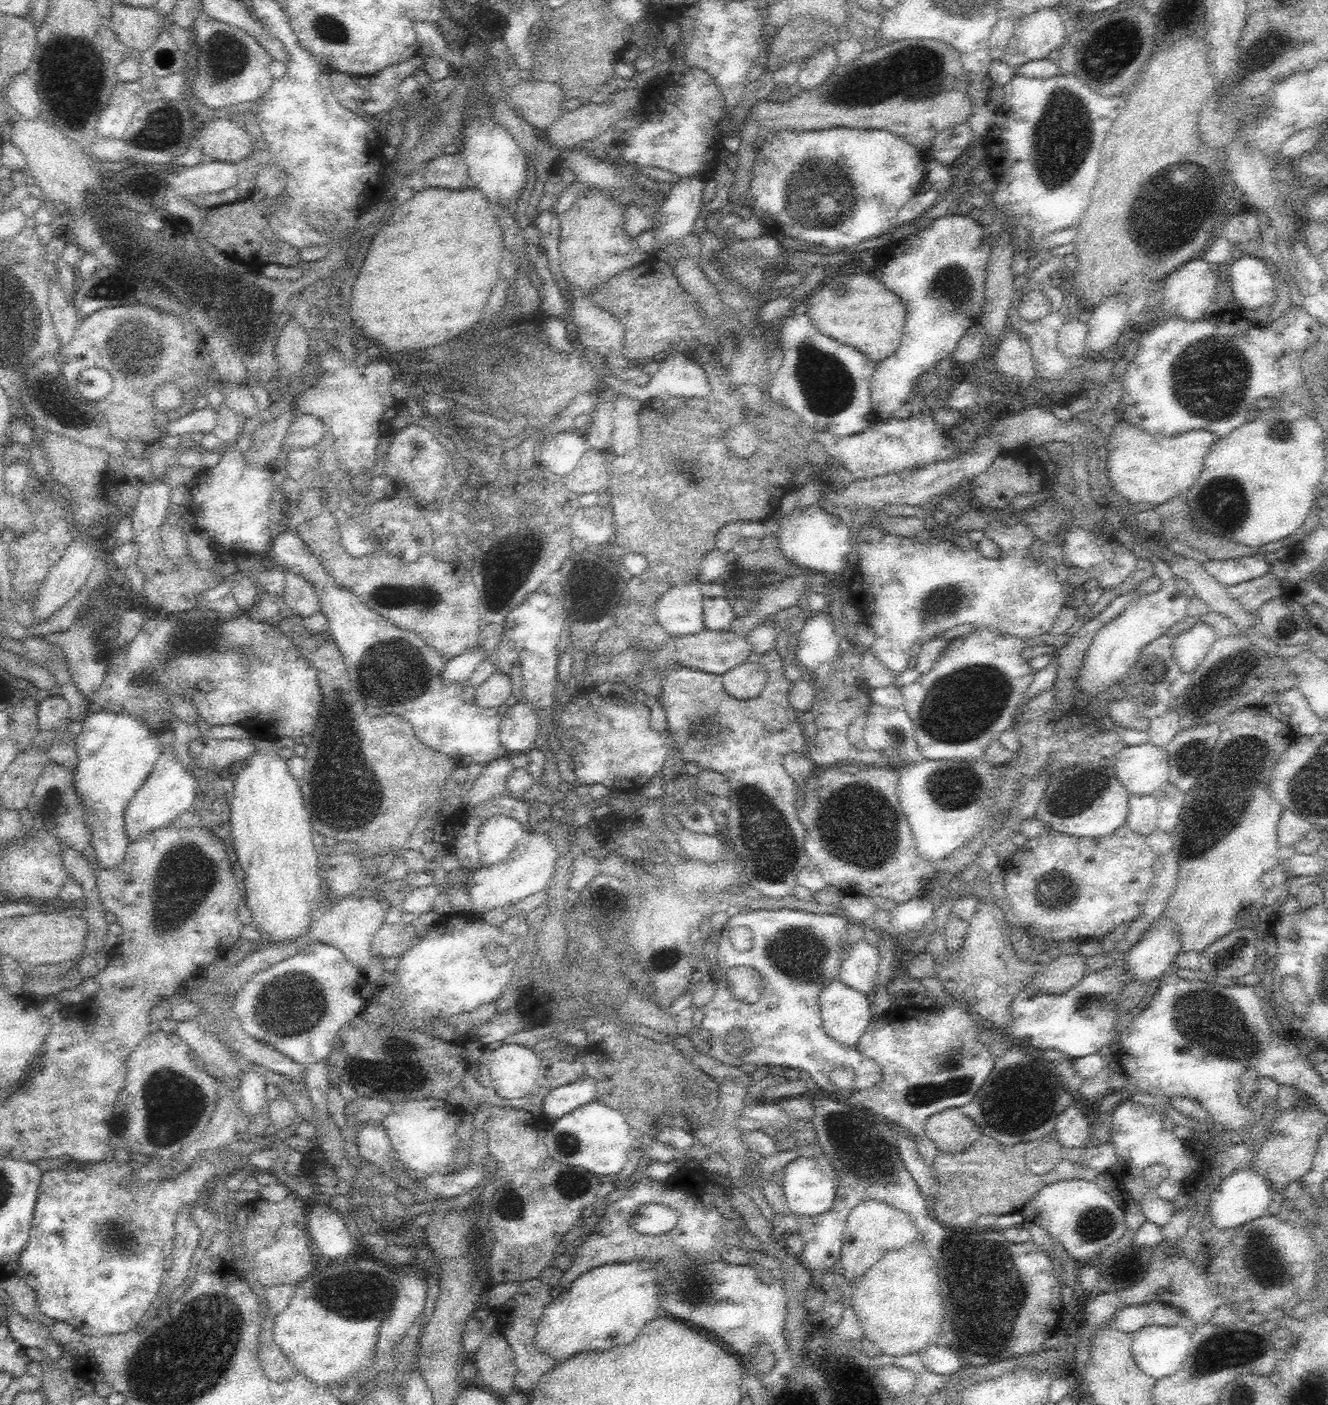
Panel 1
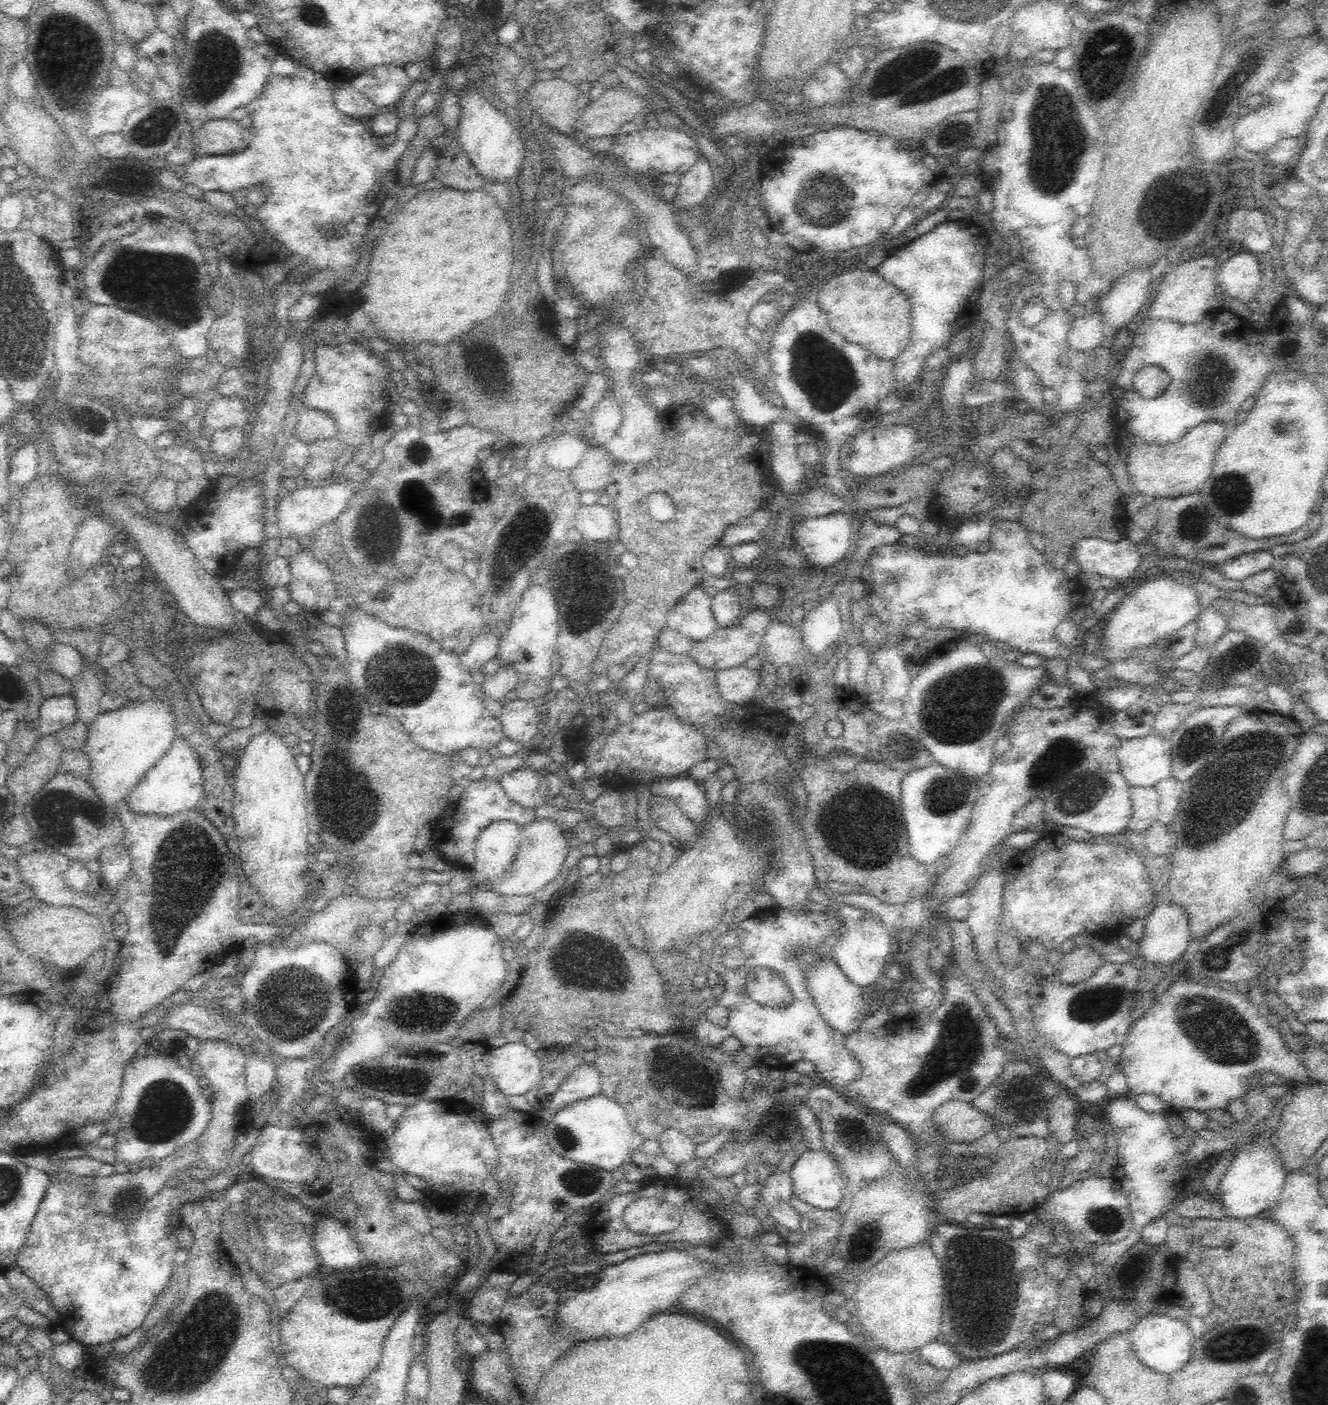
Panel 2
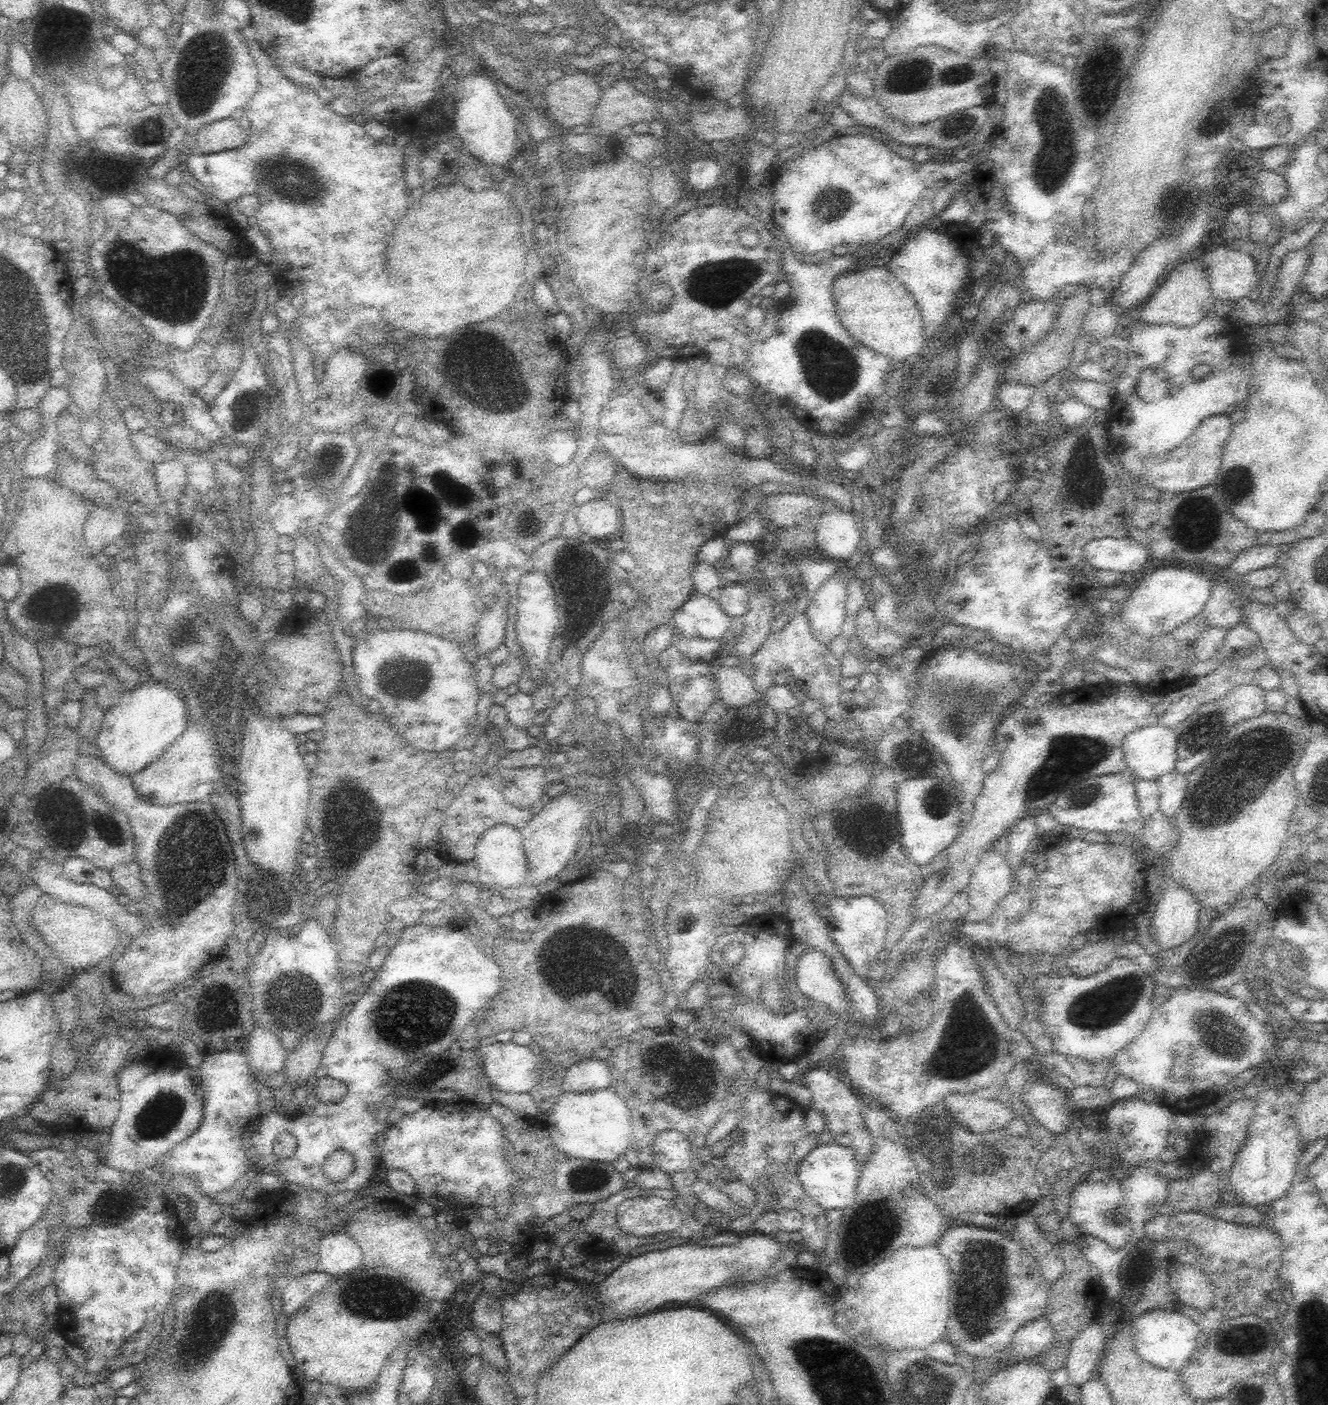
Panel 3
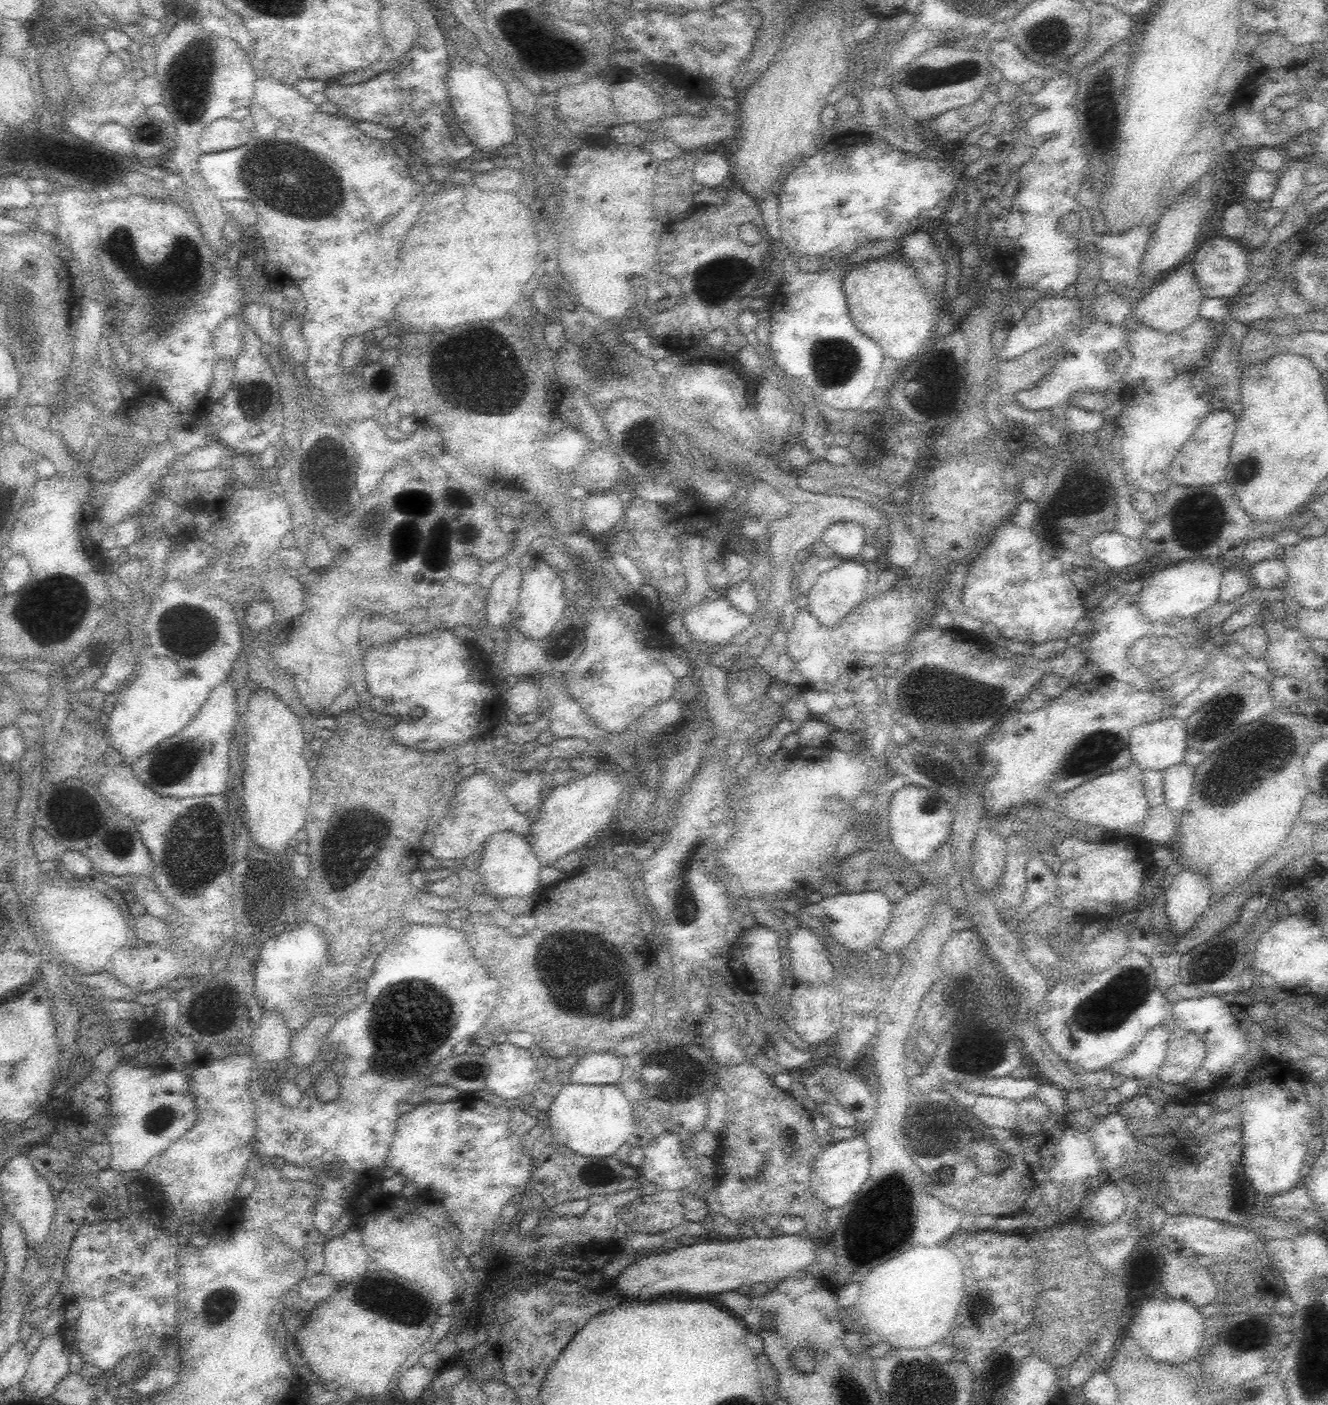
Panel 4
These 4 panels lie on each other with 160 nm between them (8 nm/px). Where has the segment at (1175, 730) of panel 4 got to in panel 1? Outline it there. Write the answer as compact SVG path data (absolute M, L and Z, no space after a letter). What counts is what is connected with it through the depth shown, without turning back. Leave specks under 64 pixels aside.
M1154 744L1126 745L1112 767L1118 780L1131 794L1153 795L1168 782L1168 753Z

